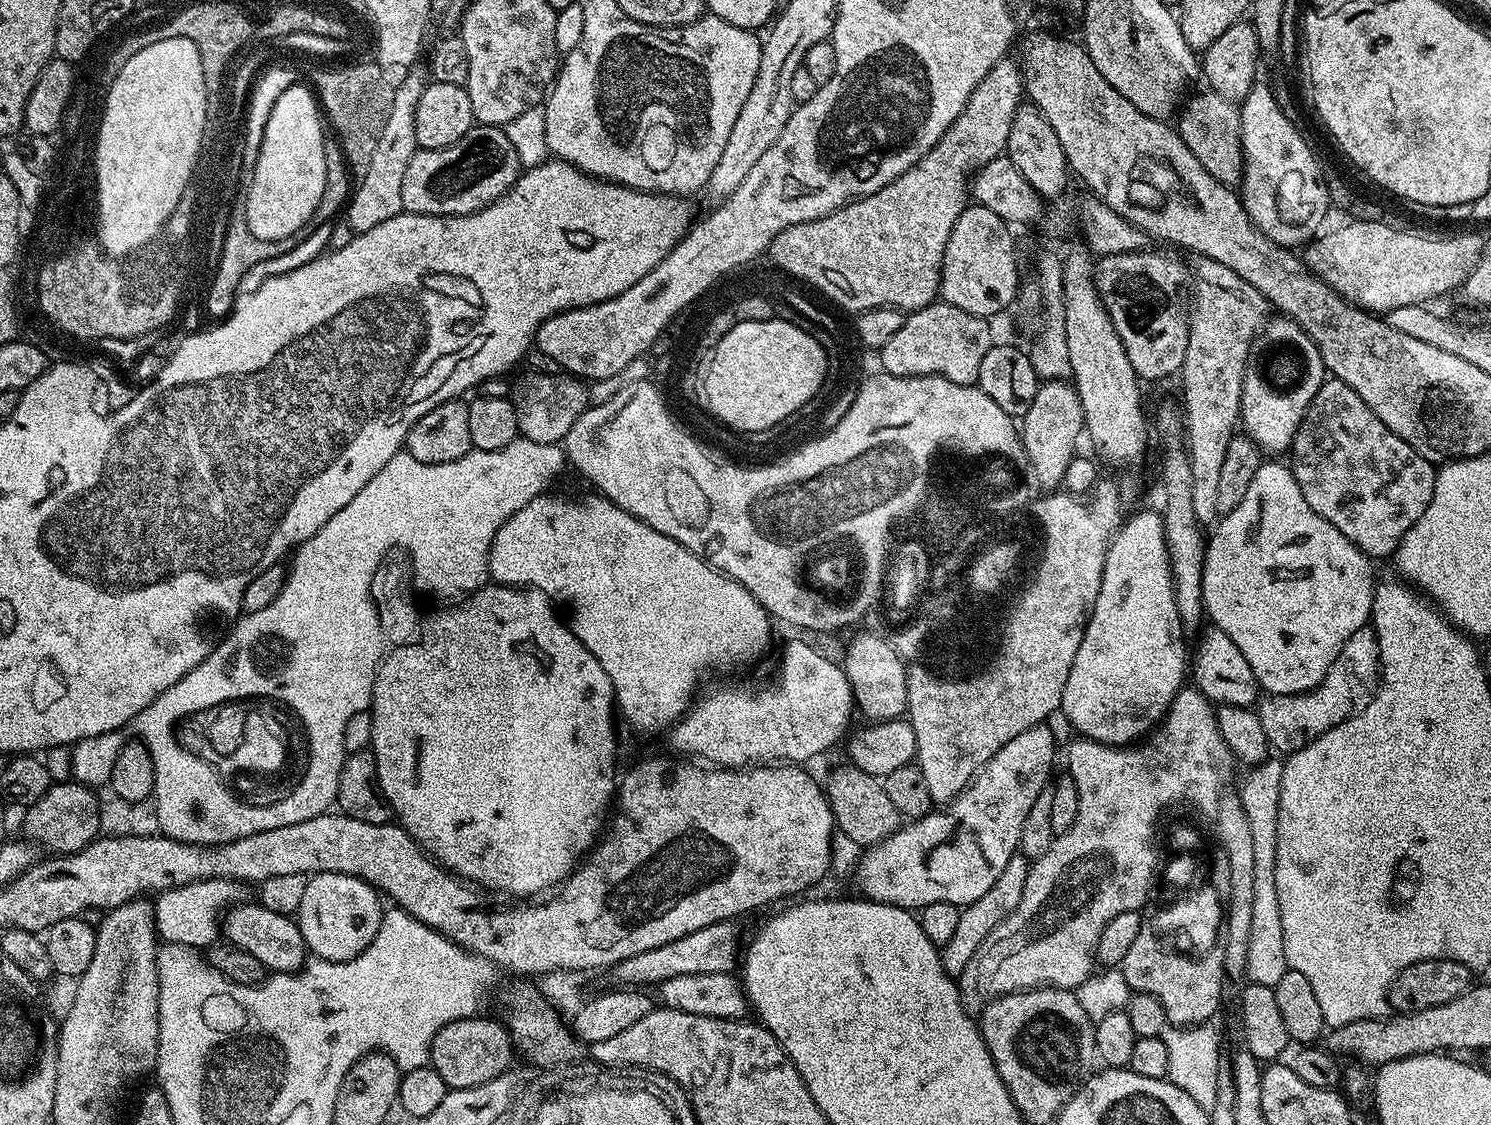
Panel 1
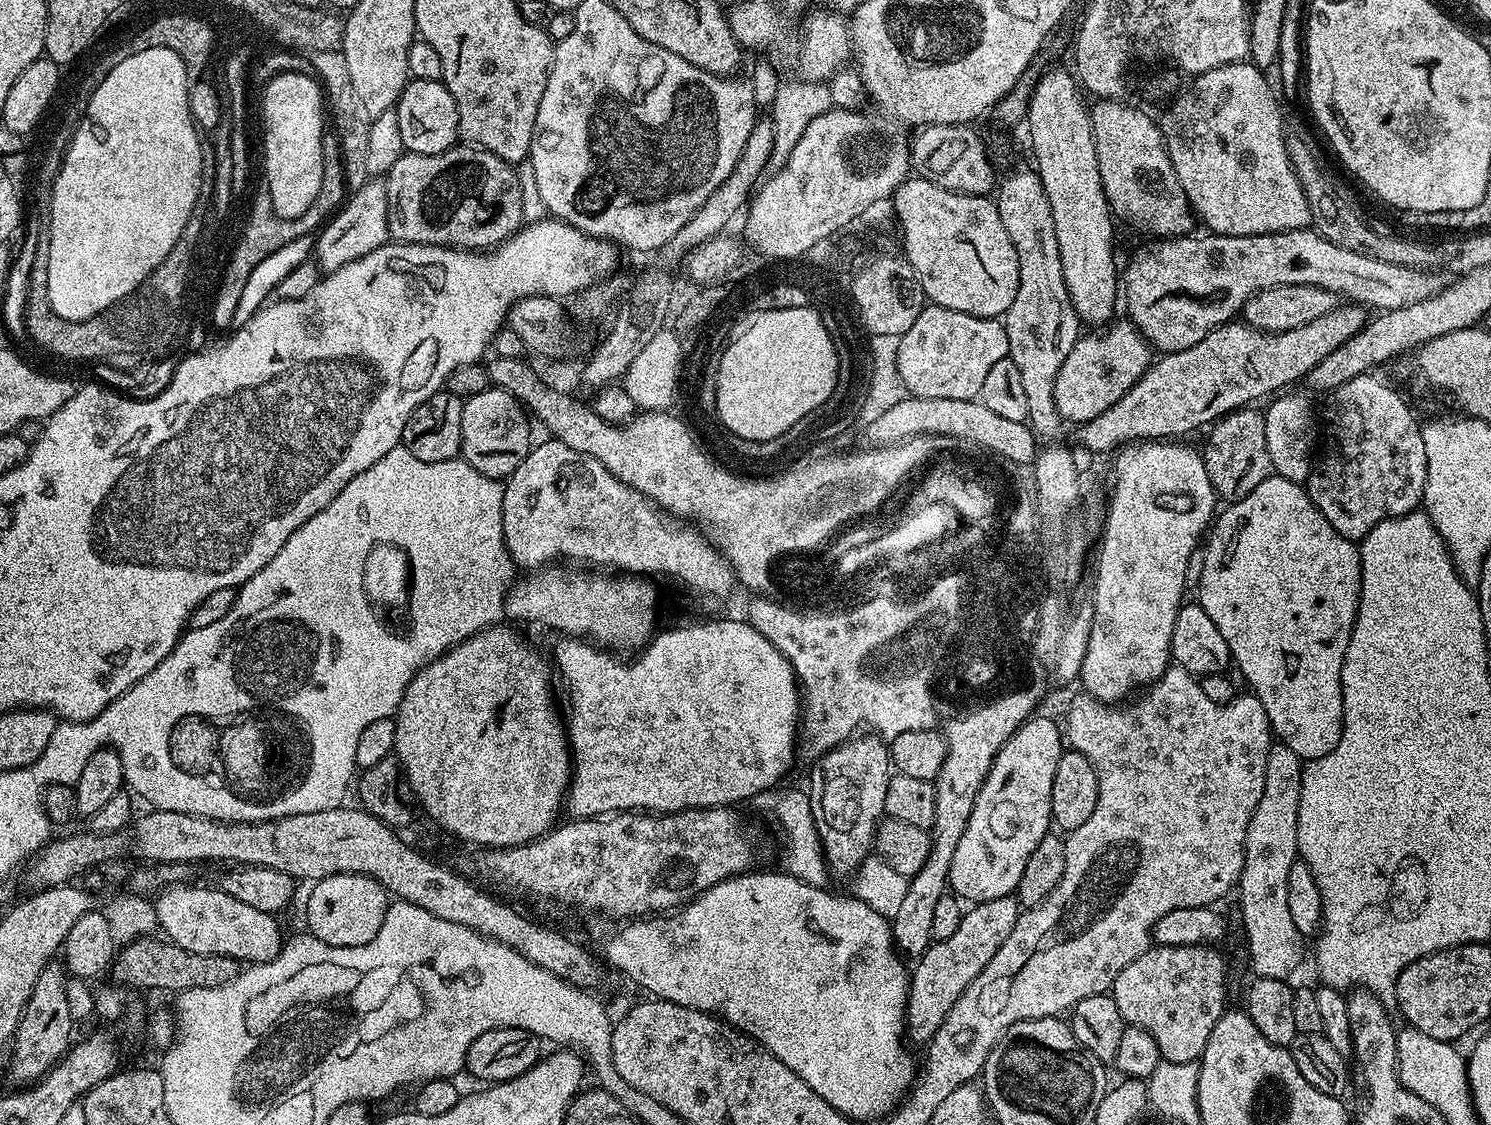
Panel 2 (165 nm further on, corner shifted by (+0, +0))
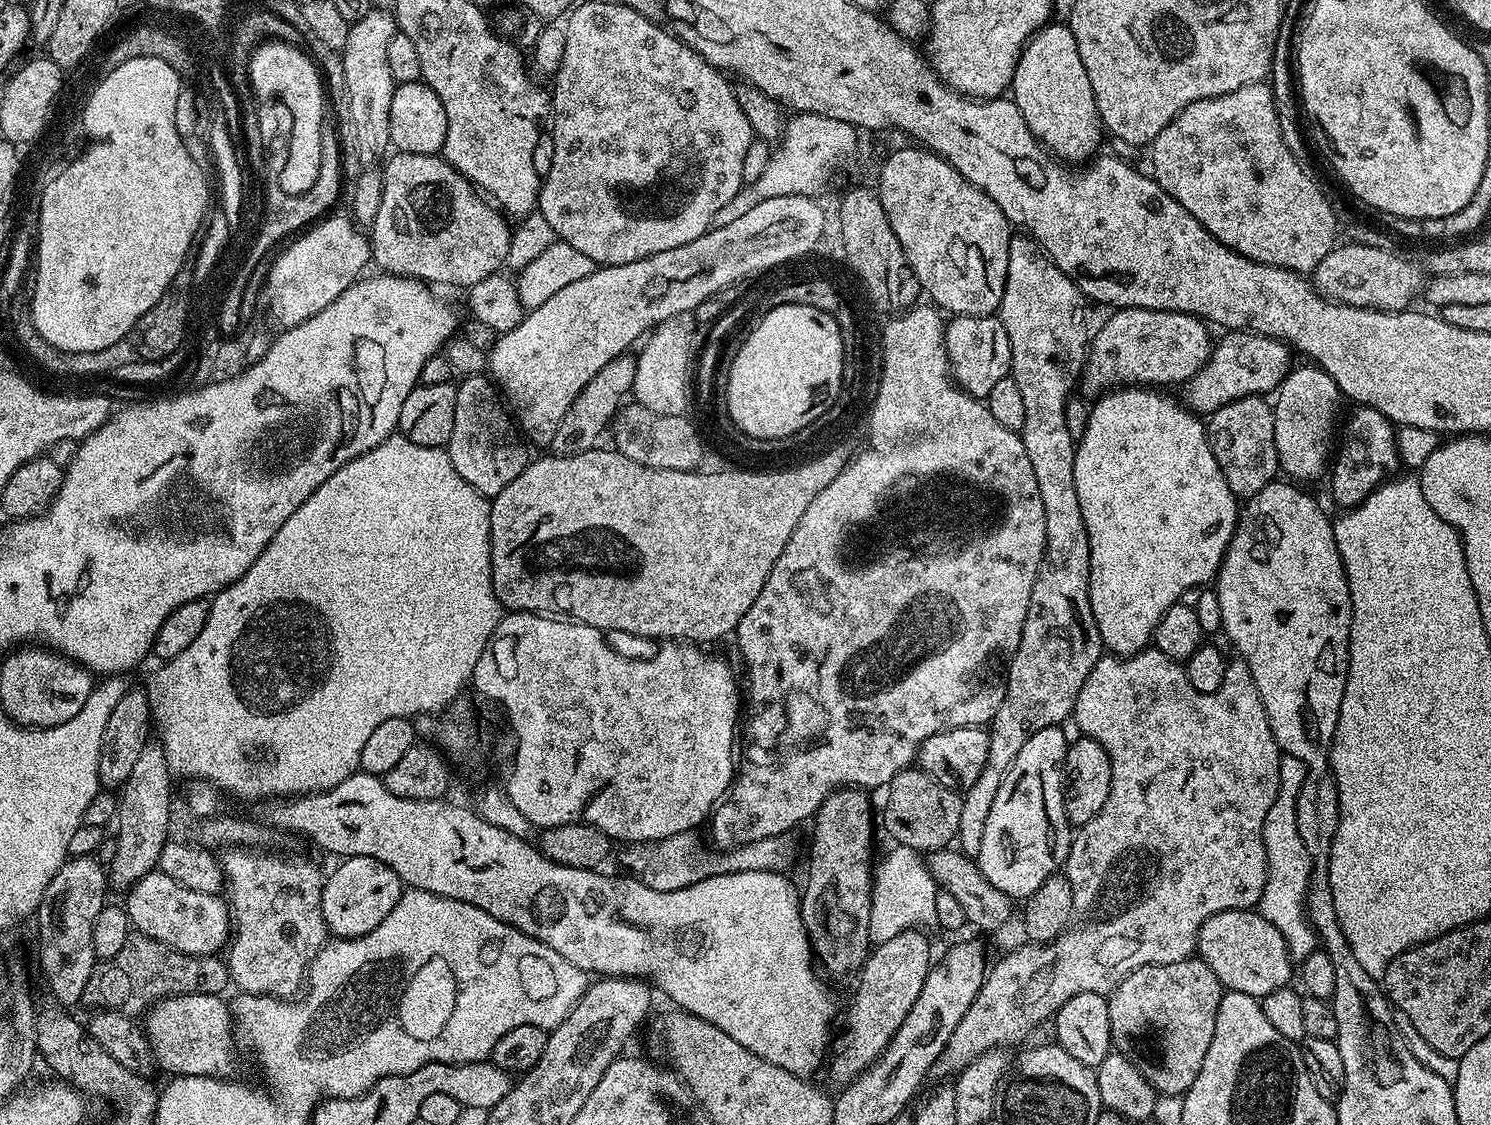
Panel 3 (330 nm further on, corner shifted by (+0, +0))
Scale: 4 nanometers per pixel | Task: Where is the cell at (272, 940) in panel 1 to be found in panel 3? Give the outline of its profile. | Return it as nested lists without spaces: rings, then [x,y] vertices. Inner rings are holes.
[[[154,870],[132,885],[127,896],[128,918],[137,933],[195,956],[219,953],[229,943],[230,908],[219,895],[190,890],[164,872]]]

